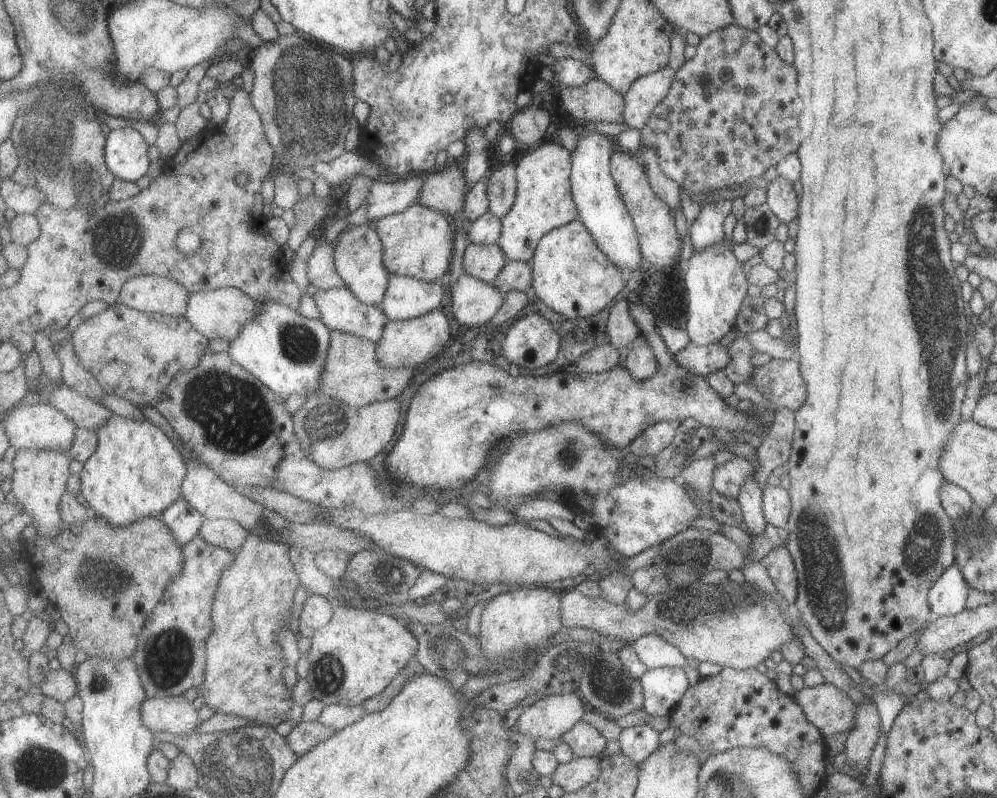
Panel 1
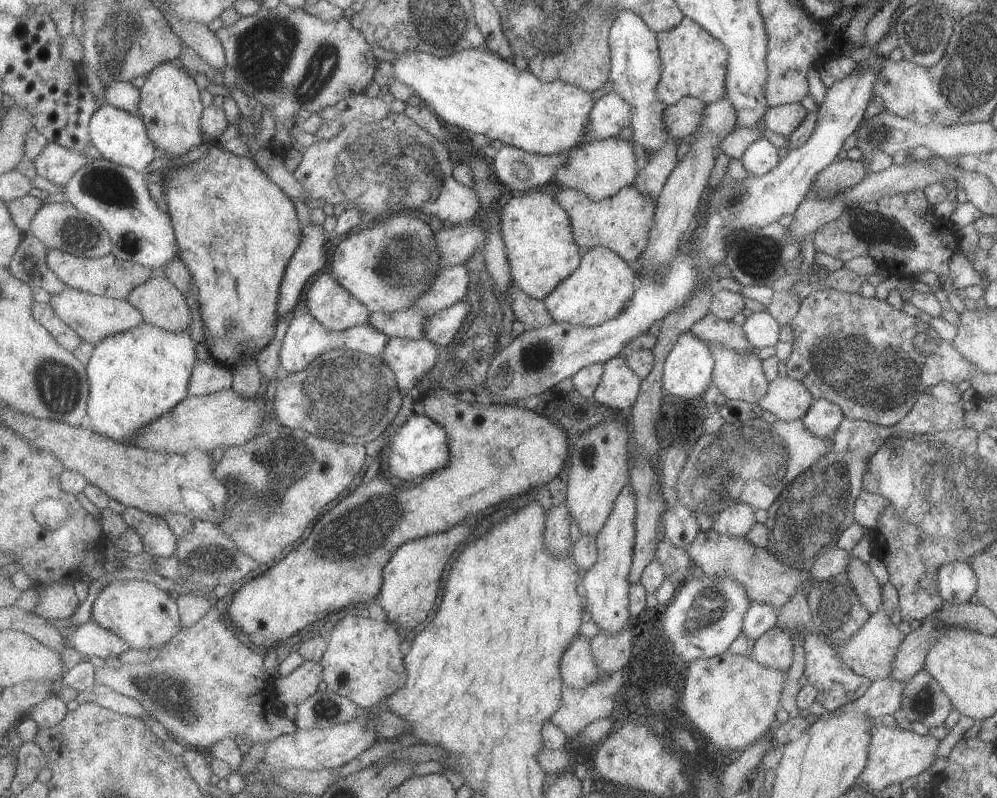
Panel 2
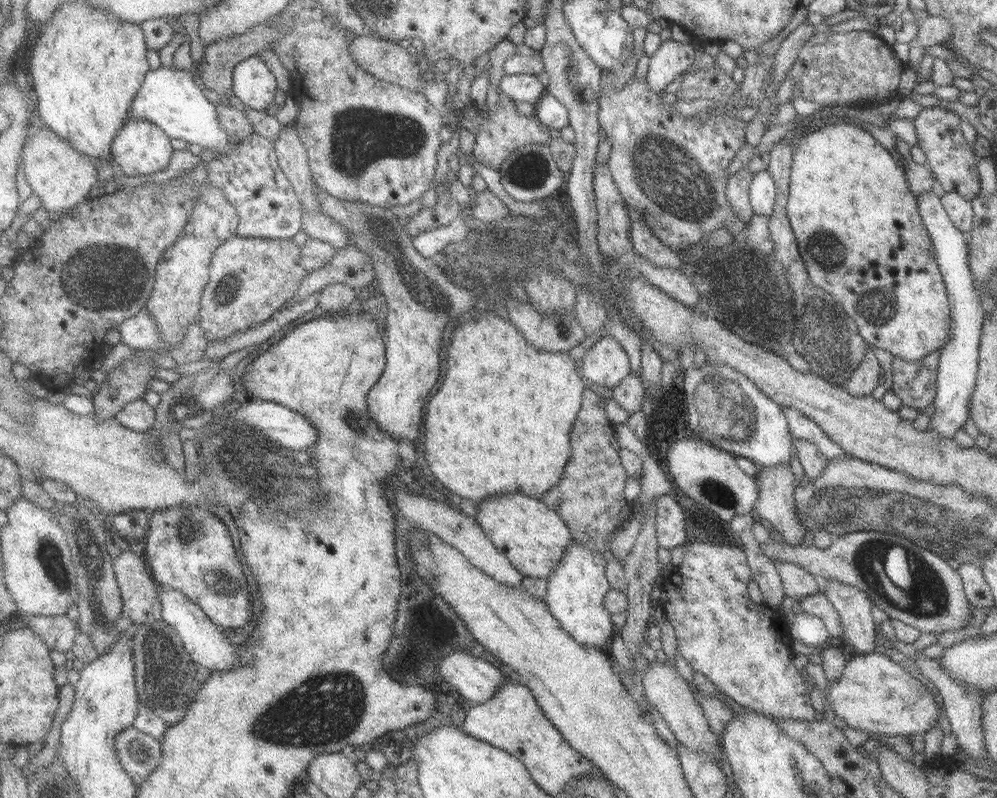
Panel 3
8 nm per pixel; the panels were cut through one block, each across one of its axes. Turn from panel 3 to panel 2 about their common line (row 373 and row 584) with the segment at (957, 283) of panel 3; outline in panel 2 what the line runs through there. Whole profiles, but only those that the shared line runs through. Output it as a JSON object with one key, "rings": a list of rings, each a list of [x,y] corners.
{"rings":[[[954,561],[938,570],[940,594],[947,604],[962,604],[970,601],[977,591],[977,576],[967,562]]]}

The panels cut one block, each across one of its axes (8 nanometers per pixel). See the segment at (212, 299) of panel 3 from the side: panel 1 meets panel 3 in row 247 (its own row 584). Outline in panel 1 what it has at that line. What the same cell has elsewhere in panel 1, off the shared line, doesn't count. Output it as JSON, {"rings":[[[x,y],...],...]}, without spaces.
{"rings":[[[250,533],[246,546],[238,552],[238,558],[236,562],[222,574],[222,580],[220,580],[220,588],[216,594],[216,602],[214,608],[214,620],[215,631],[212,633],[210,642],[208,642],[208,666],[206,672],[206,682],[200,686],[199,692],[206,700],[208,706],[216,708],[217,714],[229,714],[230,716],[242,716],[242,718],[248,718],[248,720],[254,720],[258,722],[260,726],[269,726],[275,729],[278,724],[290,720],[290,714],[292,714],[292,708],[296,706],[295,689],[288,688],[286,680],[284,680],[284,670],[288,666],[286,662],[286,656],[284,656],[284,648],[280,646],[280,636],[282,636],[282,630],[286,626],[291,626],[292,622],[292,610],[295,603],[296,592],[298,588],[303,586],[301,582],[301,574],[296,568],[295,562],[292,560],[292,549],[290,546],[286,546],[283,542],[273,541],[256,533]]]}

